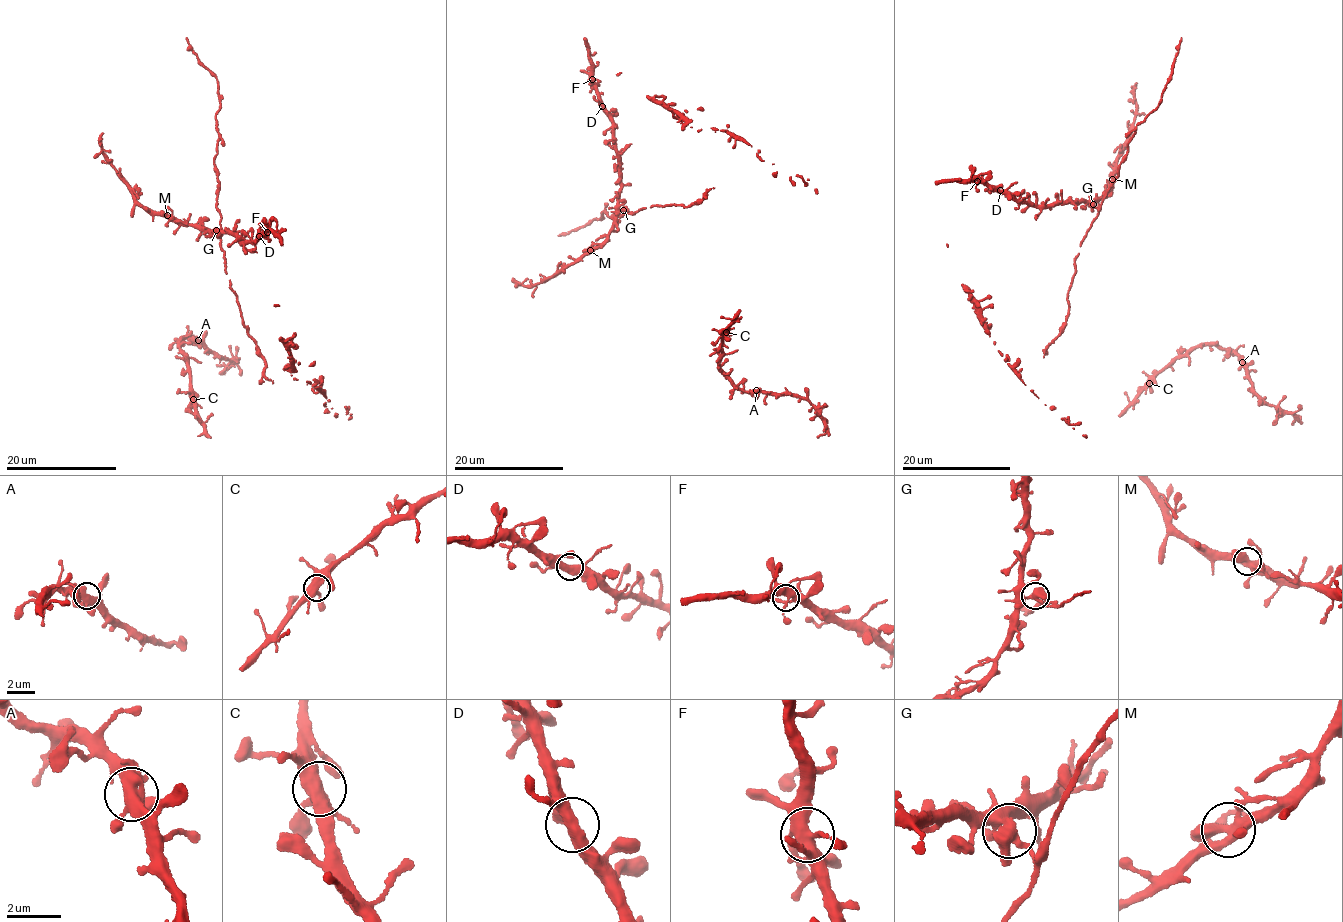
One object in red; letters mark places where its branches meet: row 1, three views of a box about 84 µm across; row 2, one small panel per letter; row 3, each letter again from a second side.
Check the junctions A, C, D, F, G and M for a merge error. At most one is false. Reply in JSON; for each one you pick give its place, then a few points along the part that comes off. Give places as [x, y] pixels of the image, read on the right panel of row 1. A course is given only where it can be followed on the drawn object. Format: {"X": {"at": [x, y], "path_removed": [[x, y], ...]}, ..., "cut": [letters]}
{"cut": []}

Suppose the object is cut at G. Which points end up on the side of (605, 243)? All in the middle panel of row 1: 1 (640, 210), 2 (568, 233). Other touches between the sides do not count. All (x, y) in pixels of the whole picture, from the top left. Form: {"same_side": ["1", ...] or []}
{"same_side": []}

